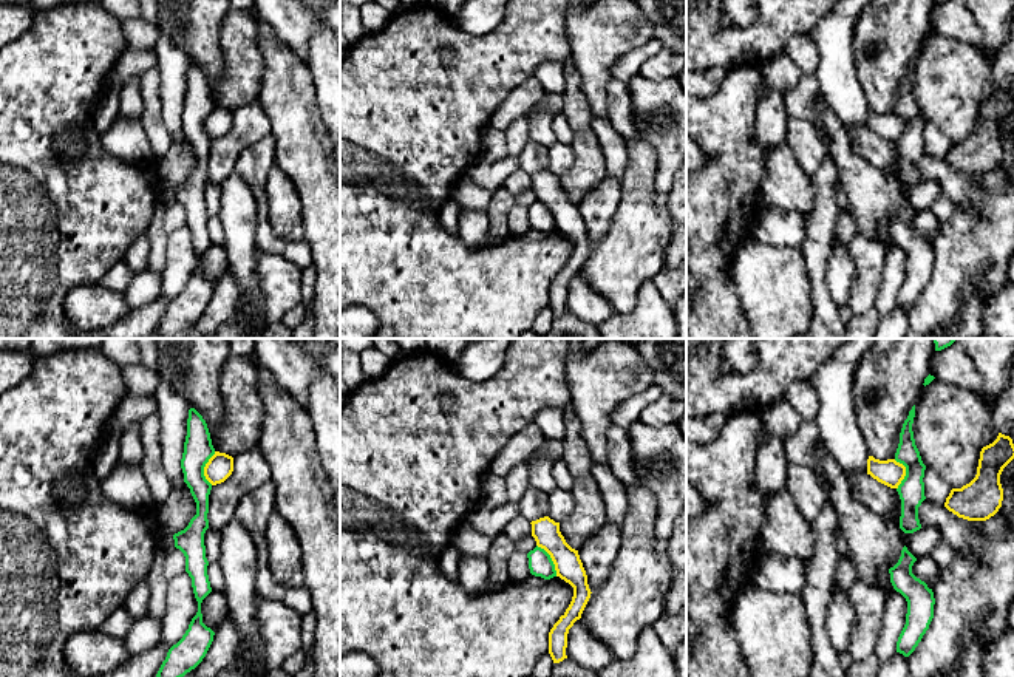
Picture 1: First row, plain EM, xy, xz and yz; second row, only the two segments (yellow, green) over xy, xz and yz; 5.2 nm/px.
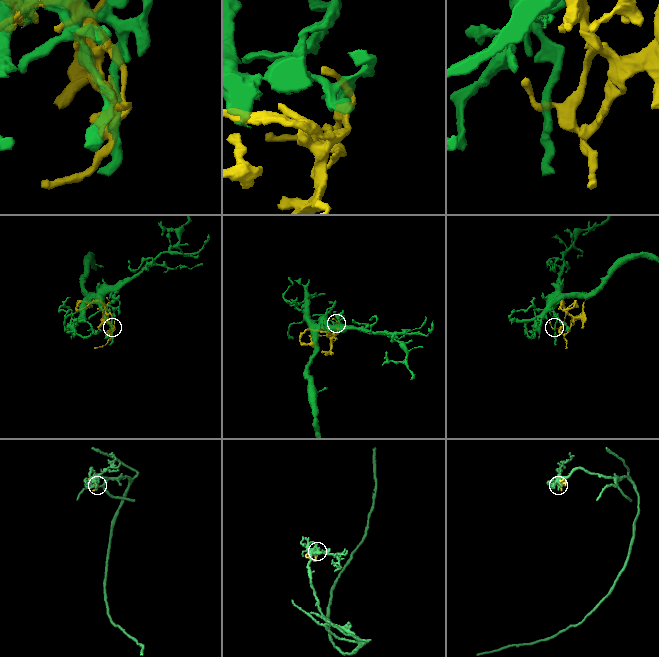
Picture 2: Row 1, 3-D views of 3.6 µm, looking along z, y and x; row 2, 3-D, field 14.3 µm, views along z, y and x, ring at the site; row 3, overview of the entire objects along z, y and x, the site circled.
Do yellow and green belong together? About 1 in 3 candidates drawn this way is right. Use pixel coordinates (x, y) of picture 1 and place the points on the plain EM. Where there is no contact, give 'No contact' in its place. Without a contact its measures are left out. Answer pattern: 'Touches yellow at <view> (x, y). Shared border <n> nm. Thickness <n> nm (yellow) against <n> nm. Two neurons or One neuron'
Touches yellow at xz (552, 214). Shared border 200 nm. Thickness 140 nm (yellow) against 130 nm. Two neurons

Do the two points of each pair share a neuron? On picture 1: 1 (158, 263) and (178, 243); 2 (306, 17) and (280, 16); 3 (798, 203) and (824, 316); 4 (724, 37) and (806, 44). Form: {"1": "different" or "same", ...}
{"1": "different", "2": "same", "3": "different", "4": "different"}

